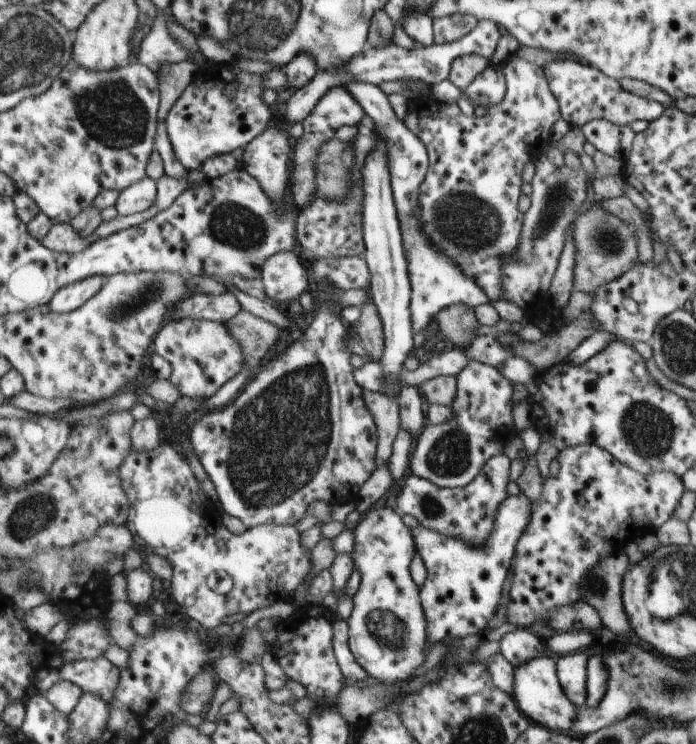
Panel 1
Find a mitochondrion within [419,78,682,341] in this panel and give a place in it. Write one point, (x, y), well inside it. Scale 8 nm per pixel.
(466, 222)

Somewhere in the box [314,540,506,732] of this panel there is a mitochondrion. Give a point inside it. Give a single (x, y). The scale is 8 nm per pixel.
(386, 628)

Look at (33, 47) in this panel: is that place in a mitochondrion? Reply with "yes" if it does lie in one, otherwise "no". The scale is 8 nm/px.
yes

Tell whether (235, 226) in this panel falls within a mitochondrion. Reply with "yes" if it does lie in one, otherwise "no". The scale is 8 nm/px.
yes

